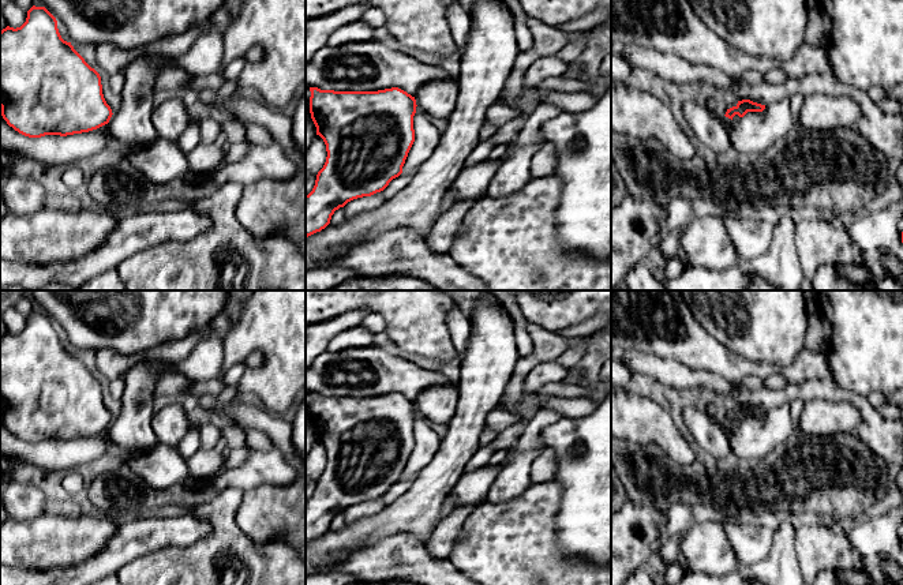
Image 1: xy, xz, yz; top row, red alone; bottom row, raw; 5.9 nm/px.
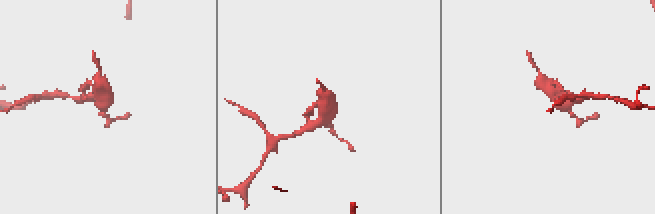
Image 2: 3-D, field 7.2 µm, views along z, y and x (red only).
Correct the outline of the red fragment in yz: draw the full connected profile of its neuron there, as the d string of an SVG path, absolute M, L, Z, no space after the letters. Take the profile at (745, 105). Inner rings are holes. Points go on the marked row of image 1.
M742 100L738 101L738 104L726 112L726 117L731 119L738 115L739 117L743 117L747 112L763 112L765 109L765 105L753 102L750 100Z

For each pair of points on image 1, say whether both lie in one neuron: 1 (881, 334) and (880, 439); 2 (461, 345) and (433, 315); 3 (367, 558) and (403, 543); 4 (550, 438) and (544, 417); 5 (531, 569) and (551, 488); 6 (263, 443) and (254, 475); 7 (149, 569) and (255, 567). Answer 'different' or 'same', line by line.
1: different
2: different
3: same
4: different
5: same
6: different
7: same

